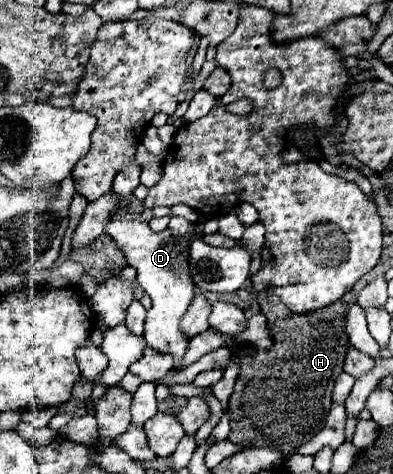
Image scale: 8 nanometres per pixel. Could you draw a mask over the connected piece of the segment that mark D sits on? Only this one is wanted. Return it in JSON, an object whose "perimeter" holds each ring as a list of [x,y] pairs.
{"perimeter":[[[112,219],[108,221],[108,225],[104,225],[104,233],[114,239],[118,249],[124,253],[128,265],[138,271],[138,283],[152,299],[152,309],[146,315],[144,327],[146,343],[160,353],[170,353],[176,359],[174,365],[178,365],[188,347],[188,339],[180,333],[178,323],[194,297],[194,283],[188,275],[188,241],[196,235],[202,235],[202,225],[198,223],[194,231],[186,237],[176,237],[170,233],[170,229],[156,233],[148,227],[148,223],[142,221]]]}

